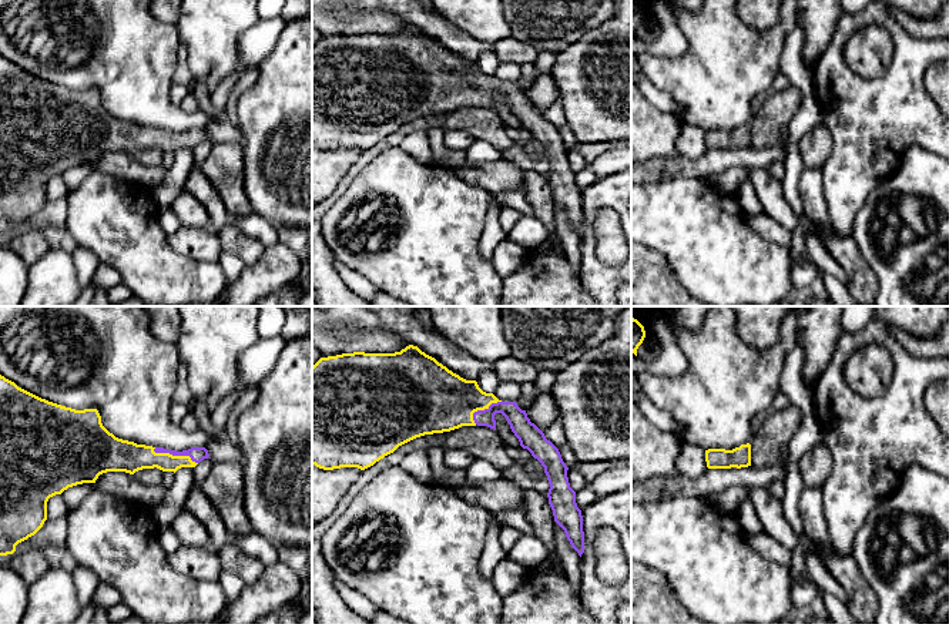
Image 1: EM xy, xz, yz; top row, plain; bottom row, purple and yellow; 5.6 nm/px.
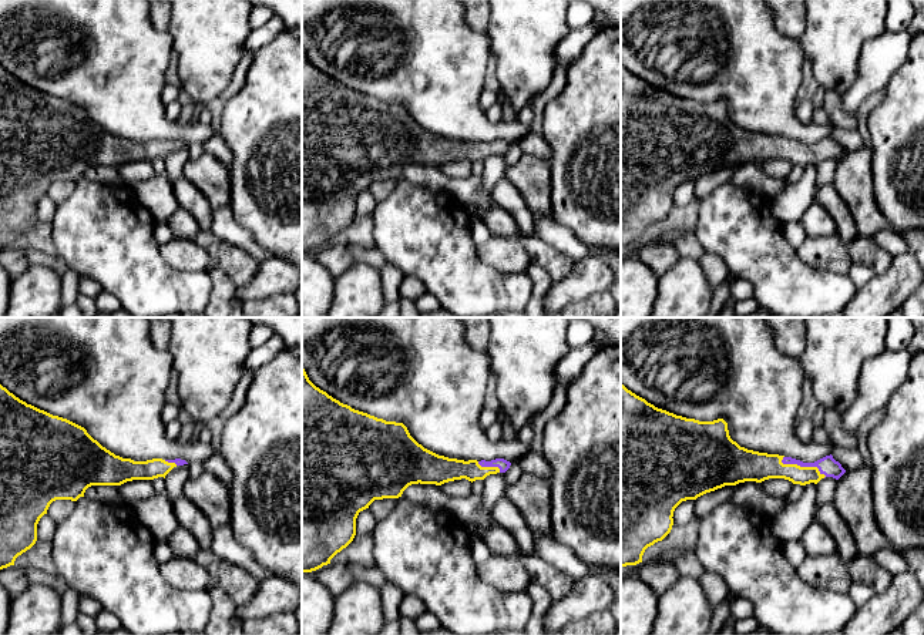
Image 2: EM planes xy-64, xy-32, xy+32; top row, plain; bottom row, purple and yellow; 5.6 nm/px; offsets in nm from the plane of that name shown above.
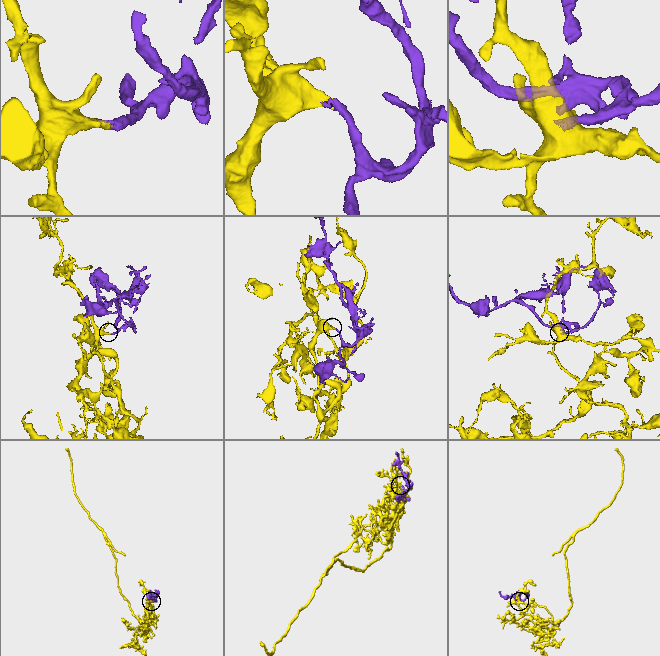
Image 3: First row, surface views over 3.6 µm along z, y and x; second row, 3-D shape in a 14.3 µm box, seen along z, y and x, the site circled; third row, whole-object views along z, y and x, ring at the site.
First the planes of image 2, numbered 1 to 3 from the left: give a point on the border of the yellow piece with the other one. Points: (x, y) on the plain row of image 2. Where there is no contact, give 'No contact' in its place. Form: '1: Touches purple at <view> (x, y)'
1: Touches purple at xy-64 (171, 143)
2: Touches purple at xy-32 (490, 147)
3: Touches purple at xy+32 (803, 147)

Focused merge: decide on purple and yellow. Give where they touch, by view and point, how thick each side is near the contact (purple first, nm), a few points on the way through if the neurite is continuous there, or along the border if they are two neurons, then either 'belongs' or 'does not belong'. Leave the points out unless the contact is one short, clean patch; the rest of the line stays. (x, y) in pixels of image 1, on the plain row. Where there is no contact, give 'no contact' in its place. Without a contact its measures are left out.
meets purple in xy at (175, 136); 90 nm thick on the purple side, 160 nm on the other; runs through xy (197, 136), (175, 136), (131, 138); belongs

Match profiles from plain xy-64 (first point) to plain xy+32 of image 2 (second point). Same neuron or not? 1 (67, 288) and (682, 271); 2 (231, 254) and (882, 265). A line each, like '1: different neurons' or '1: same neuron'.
1: different neurons
2: same neuron

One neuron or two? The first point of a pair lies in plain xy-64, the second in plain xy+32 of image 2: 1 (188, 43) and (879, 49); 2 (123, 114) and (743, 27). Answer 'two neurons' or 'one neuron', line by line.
1: two neurons
2: one neuron

